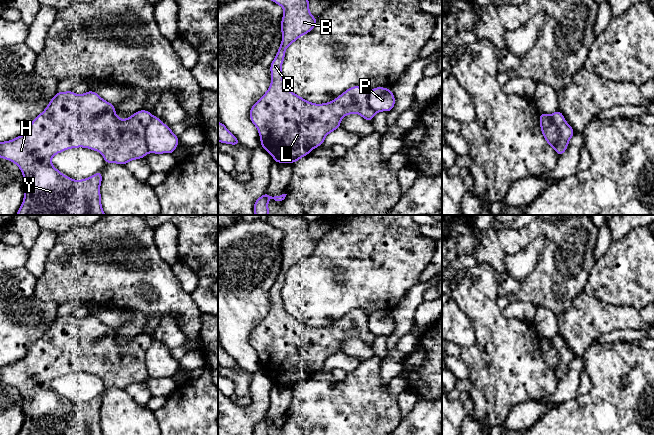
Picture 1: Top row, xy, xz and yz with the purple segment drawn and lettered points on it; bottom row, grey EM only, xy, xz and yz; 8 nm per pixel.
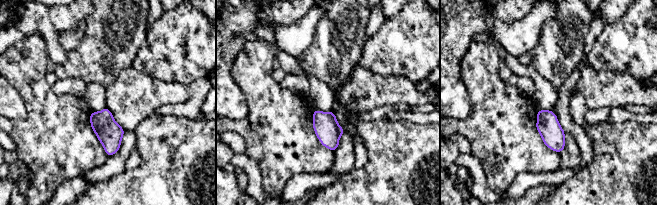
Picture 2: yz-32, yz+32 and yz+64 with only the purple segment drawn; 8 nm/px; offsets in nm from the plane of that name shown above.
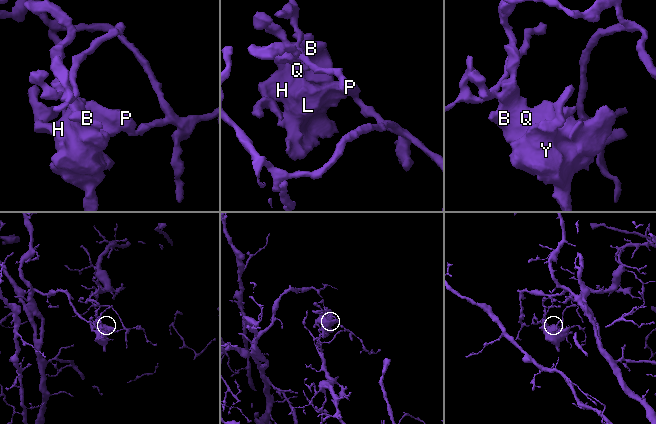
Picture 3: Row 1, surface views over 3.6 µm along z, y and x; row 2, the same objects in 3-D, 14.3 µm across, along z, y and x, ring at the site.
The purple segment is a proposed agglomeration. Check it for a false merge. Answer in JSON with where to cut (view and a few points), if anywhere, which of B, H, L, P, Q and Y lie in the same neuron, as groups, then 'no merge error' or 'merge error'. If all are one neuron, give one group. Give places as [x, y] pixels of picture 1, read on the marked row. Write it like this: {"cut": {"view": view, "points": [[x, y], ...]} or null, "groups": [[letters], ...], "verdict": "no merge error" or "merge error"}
{"cut": {"view": "xy", "points": [[152, 116], [146, 128], [145, 142], [147, 151]]}, "groups": [["B", "H", "L", "Q", "Y"], ["P"]], "verdict": "merge error"}

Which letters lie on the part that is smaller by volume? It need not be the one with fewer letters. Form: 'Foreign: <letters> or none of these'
Foreign: B, H, L, Q, Y

